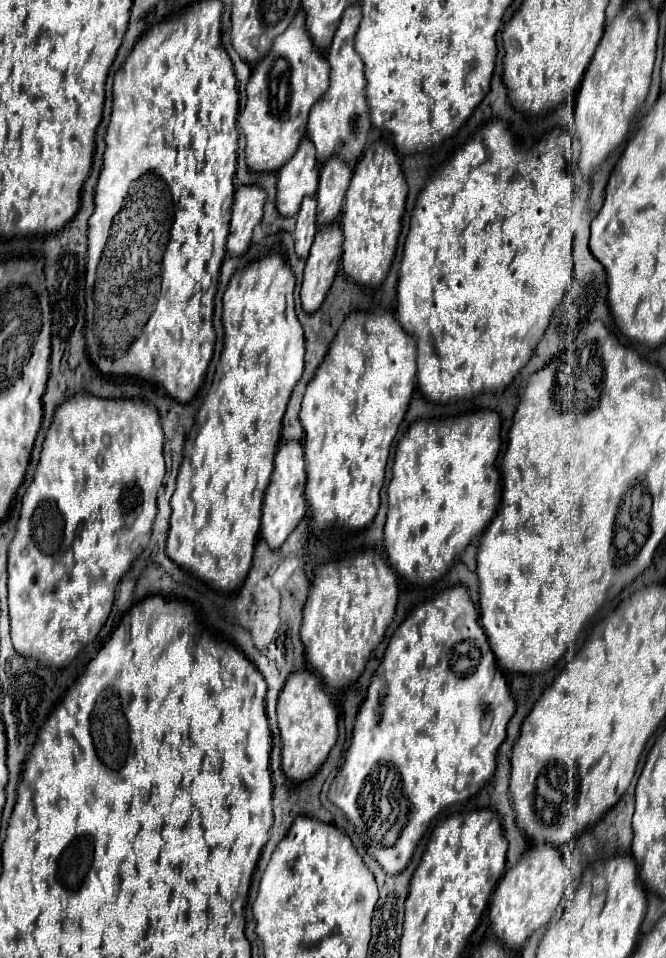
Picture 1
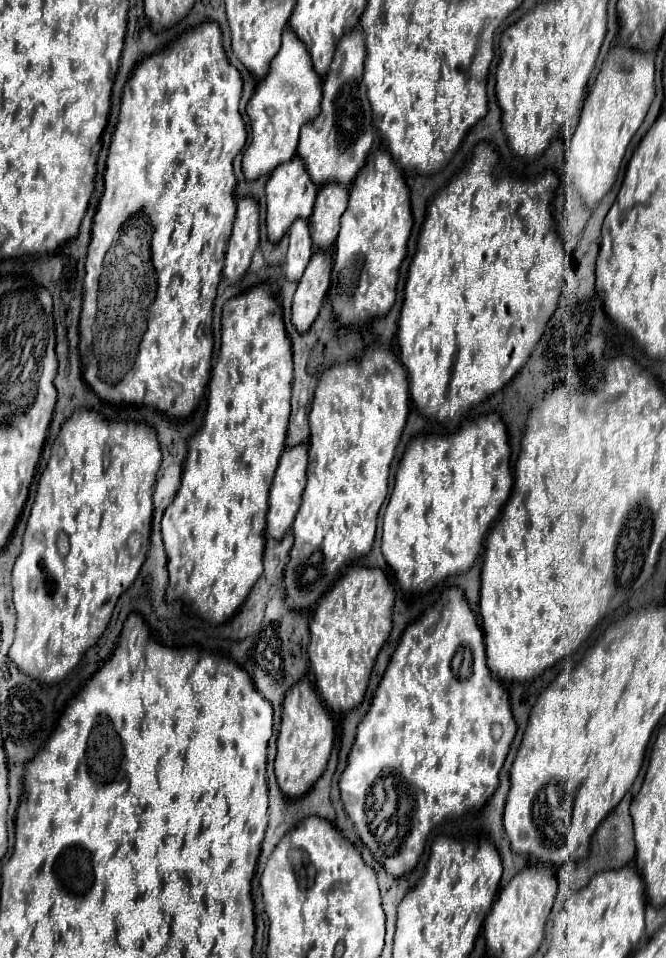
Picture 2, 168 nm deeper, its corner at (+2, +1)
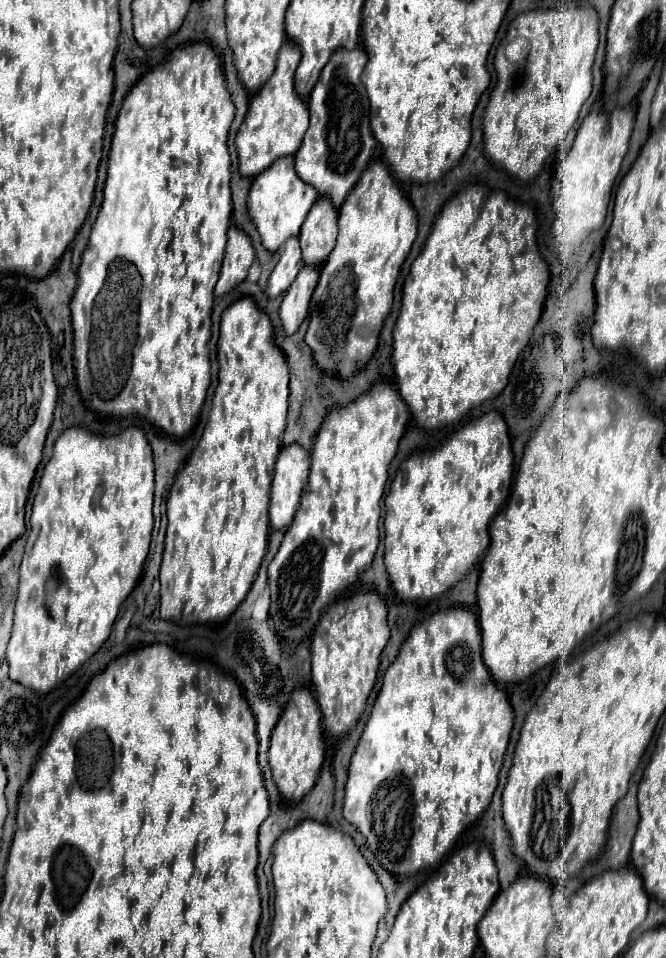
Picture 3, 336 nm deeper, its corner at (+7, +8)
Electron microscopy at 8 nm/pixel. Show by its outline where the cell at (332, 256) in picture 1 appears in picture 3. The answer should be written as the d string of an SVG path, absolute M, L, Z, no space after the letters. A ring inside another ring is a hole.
M304 266L292 286L288 288L282 304L280 304L280 320L284 332L290 336L298 330L310 310L310 298L318 284L320 268L318 266Z

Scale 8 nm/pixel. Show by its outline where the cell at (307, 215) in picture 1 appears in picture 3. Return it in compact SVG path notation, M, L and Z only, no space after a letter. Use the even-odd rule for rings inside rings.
M290 236L284 244L284 250L282 250L282 256L280 256L276 268L270 274L268 290L266 290L268 298L276 298L278 294L284 294L288 290L288 286L294 282L294 278L302 266L304 266L304 262L302 262L302 250L298 246L298 238Z

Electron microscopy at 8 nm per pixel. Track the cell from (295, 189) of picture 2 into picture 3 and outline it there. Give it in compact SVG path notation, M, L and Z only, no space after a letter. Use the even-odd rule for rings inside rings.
M284 156L272 162L262 174L256 176L252 190L250 190L250 200L248 200L248 210L250 218L258 228L258 234L262 238L262 246L268 252L276 252L286 238L298 236L300 226L306 220L308 210L316 202L318 192L302 182L294 170L294 156Z

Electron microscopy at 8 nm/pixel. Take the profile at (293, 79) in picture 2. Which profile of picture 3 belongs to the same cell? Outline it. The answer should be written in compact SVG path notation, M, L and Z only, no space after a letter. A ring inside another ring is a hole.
M286 40L278 52L276 60L276 70L272 78L260 88L258 94L252 96L250 108L246 114L244 124L238 130L236 136L236 150L238 150L238 160L240 160L240 174L254 178L258 176L264 168L268 168L276 158L280 156L290 156L300 148L302 136L308 128L310 120L310 110L308 102L298 96L294 88L294 74L300 64L300 48L294 40Z

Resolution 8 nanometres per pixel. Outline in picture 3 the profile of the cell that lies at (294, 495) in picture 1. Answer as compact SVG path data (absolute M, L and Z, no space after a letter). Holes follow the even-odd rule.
M300 444L284 446L278 454L270 486L270 526L288 528L300 506L302 488L308 482L310 452Z

